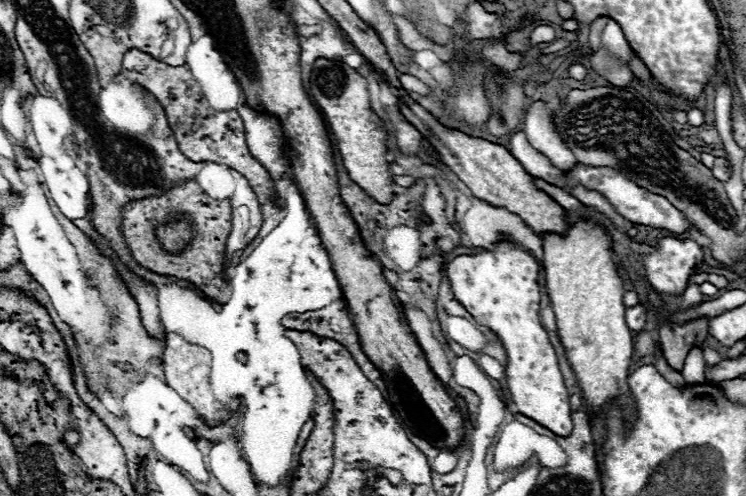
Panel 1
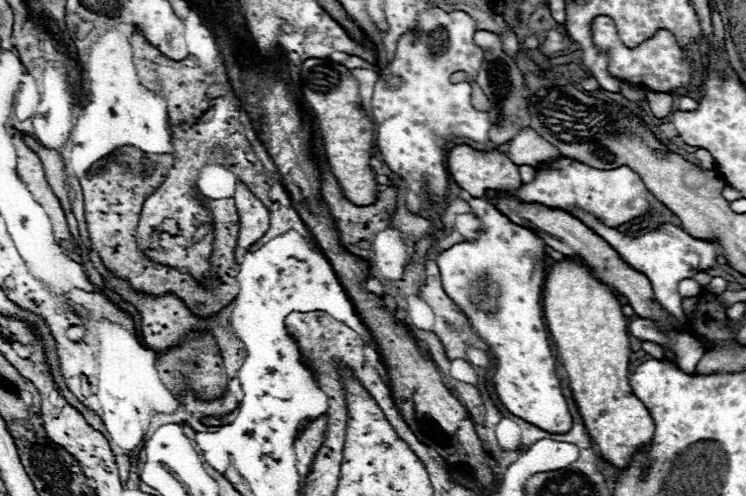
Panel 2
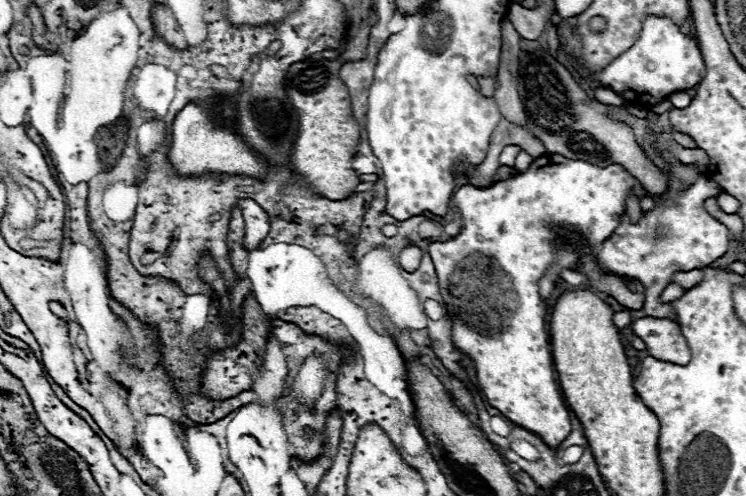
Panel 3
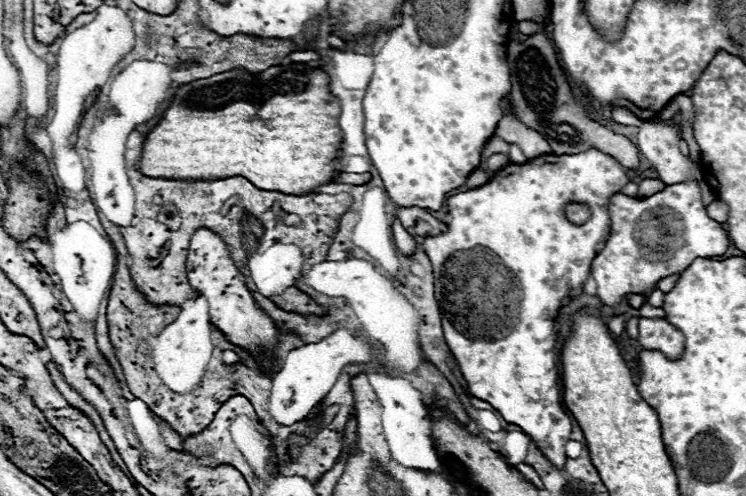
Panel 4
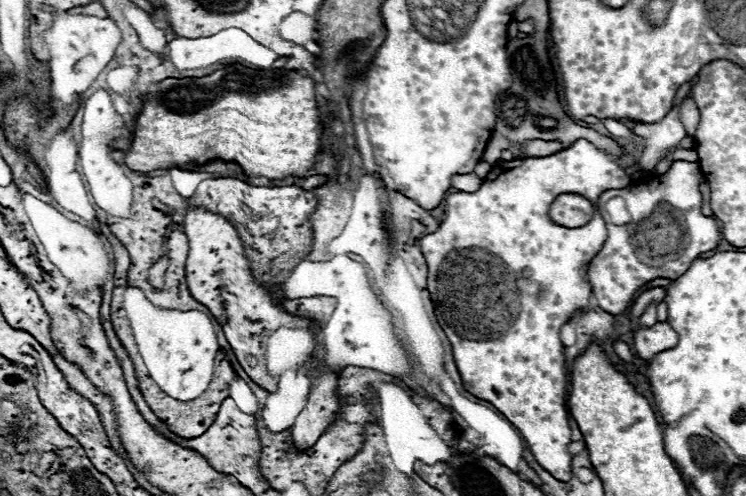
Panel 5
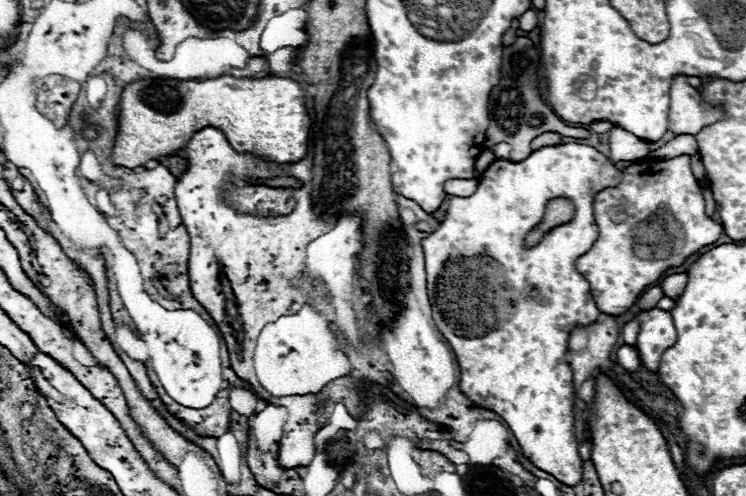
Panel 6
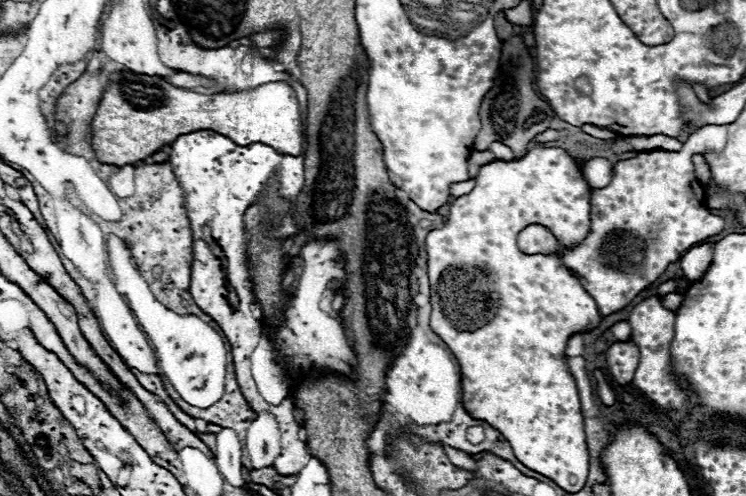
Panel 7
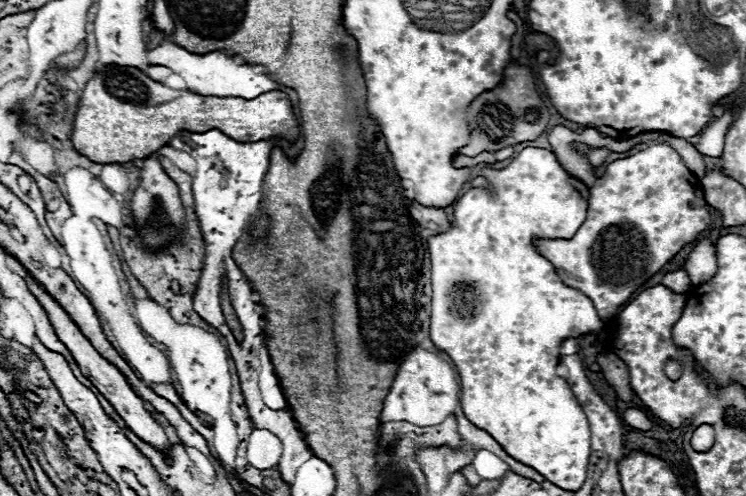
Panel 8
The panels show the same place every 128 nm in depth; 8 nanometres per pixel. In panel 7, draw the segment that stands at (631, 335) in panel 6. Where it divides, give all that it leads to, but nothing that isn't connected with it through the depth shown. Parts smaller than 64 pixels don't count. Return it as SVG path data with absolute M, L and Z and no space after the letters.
M618 322L618 324L614 324L614 326L612 326L612 334L614 334L614 338L616 338L616 340L626 342L626 340L630 338L630 334L632 334L632 328L630 328L630 324L628 324L628 322Z

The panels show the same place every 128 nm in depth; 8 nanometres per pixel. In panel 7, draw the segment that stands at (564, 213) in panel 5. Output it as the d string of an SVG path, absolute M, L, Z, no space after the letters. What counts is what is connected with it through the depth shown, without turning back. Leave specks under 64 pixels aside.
M530 224L518 234L518 248L524 254L548 254L558 248L558 242L548 228Z

